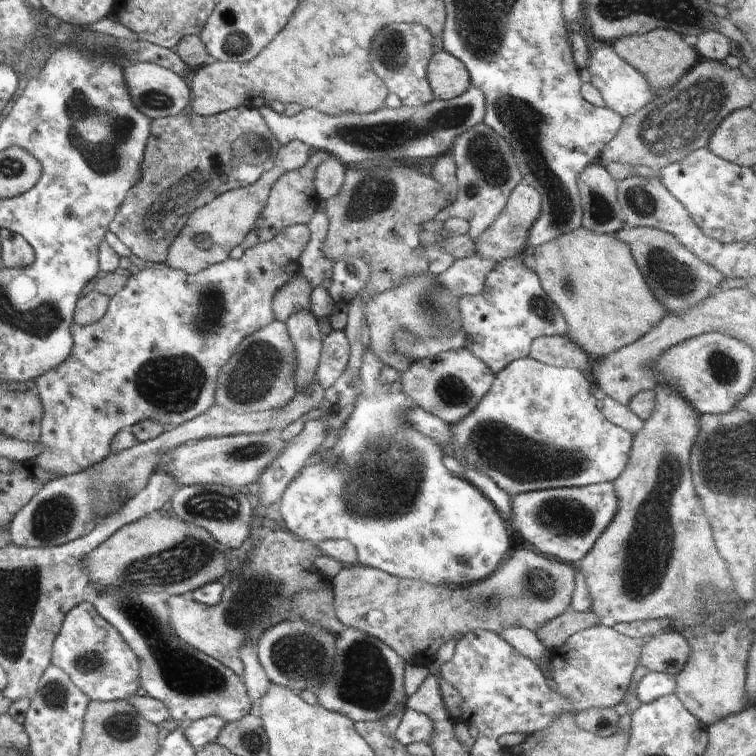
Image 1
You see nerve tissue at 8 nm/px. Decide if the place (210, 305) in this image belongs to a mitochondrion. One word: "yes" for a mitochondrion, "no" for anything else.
yes

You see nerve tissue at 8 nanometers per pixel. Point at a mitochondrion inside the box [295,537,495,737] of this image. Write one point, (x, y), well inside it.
(363, 677)

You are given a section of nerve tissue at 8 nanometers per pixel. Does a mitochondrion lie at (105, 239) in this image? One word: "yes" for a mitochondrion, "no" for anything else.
no

